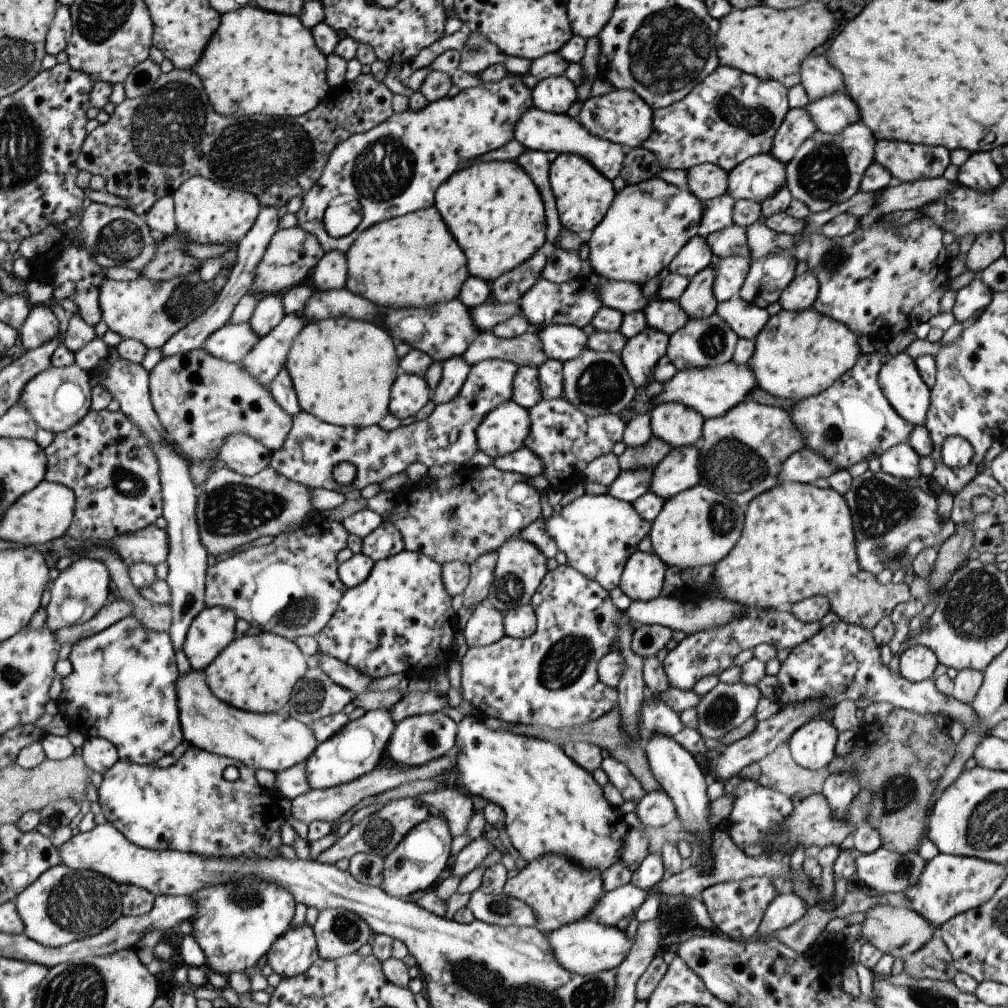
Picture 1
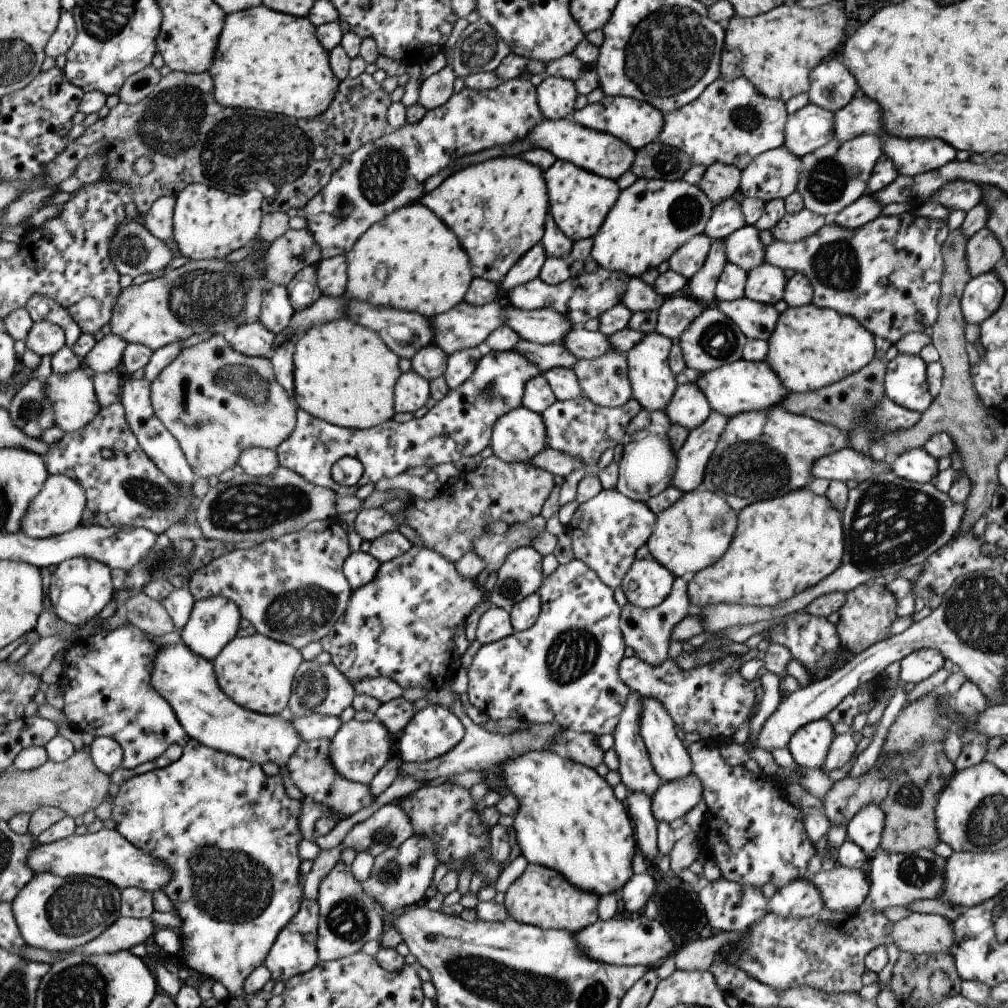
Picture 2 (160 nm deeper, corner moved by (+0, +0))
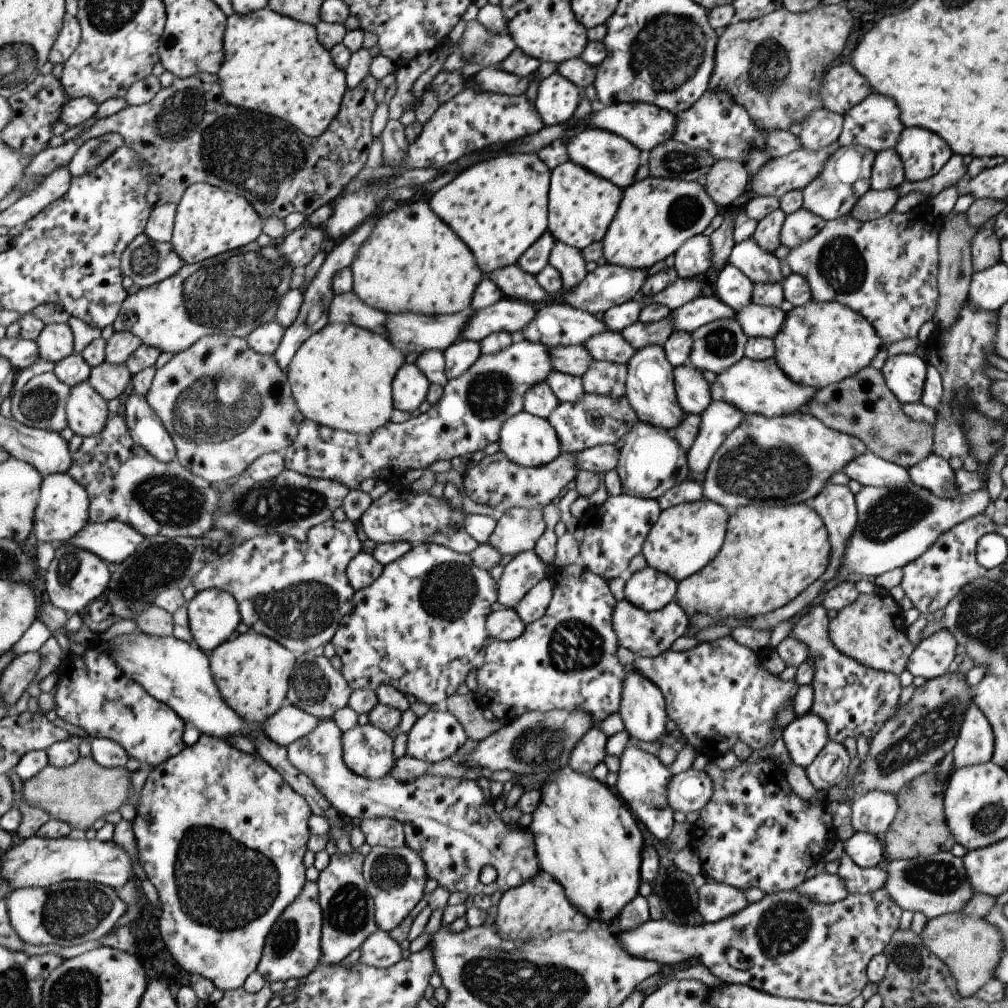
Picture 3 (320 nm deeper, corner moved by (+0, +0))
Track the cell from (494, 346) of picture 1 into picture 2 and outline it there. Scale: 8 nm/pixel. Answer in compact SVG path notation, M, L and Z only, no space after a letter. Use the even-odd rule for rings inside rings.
M519 339L513 350L527 357L527 360L534 362L536 367L539 367L540 372L555 367L571 369L578 359L561 343L540 345Z

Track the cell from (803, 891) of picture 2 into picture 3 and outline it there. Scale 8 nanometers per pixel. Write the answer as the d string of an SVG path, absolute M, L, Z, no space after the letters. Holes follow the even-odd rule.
M820 873L810 879L805 879L794 889L799 894L821 904L831 904L849 895L844 880L837 873Z

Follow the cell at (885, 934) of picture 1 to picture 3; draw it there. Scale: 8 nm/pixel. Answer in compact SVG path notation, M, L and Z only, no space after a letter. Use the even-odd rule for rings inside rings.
M961 911L944 914L928 920L918 935L922 943L945 963L961 997L975 996L986 982L995 979L994 970L1002 953L1002 936L985 919Z

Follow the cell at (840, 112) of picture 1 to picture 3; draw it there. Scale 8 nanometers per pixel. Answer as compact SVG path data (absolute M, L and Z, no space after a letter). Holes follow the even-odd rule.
M871 92L843 115L842 129L836 140L839 146L859 145L874 153L893 149L904 128L897 106L898 104L895 104L891 98L877 92Z

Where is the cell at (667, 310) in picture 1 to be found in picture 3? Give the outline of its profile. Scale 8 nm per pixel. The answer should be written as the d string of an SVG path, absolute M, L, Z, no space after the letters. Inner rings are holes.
M714 295L699 296L669 314L674 330L692 333L696 328L719 319L735 320L735 312Z

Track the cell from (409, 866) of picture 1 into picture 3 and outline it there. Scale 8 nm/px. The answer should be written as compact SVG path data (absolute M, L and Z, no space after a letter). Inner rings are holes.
M407 845L397 848L370 847L362 862L362 877L374 904L376 928L388 933L411 912L419 902L427 881L423 861Z

